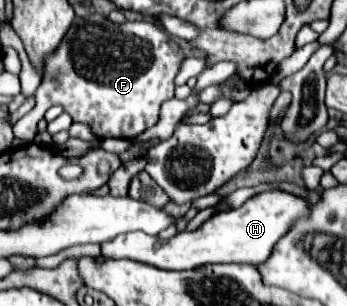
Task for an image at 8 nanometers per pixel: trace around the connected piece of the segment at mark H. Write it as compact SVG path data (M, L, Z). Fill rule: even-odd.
M264 191L250 197L242 207L212 215L194 231L180 231L172 239L162 241L146 233L126 233L100 243L102 257L132 259L152 267L182 271L196 269L208 263L250 263L258 265L270 257L278 239L292 227L292 221L308 213L308 201L284 191Z

